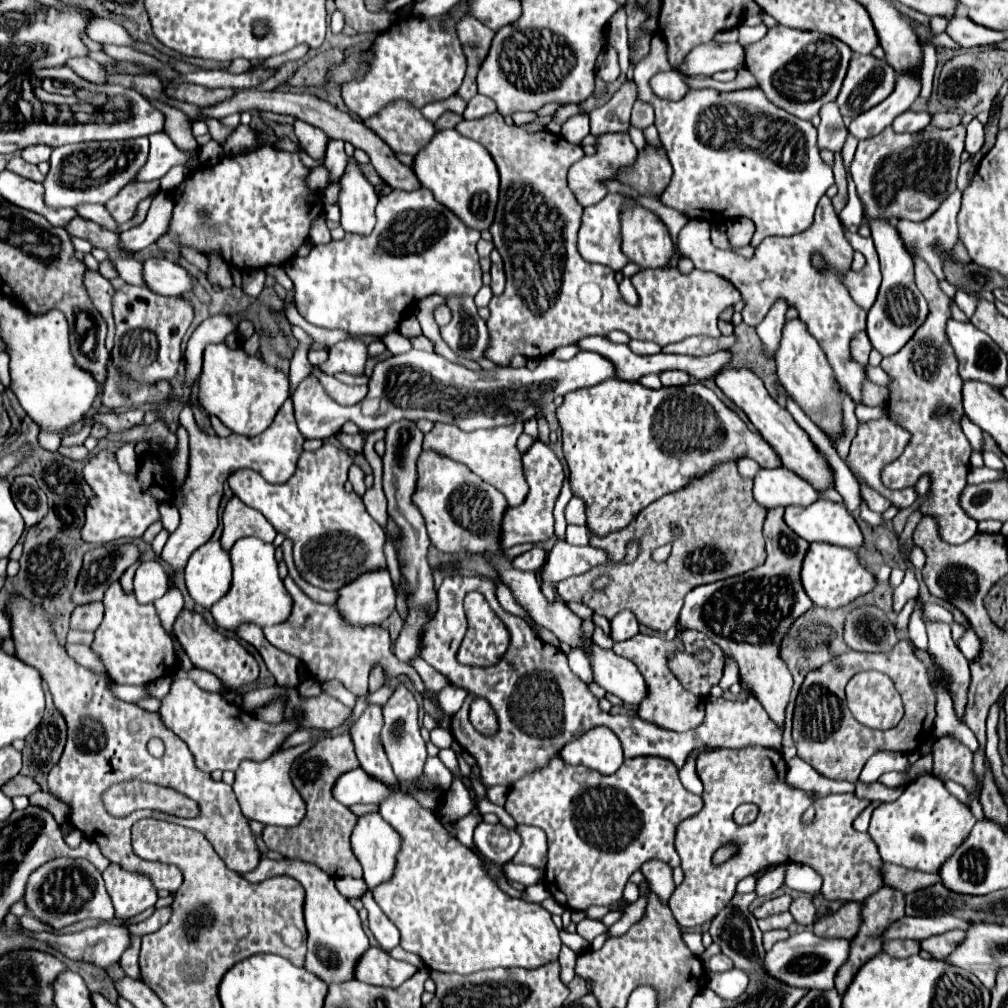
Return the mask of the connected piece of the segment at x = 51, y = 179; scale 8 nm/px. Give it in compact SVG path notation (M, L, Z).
M148 140L82 142L56 146L50 156L50 172L44 178L44 202L50 208L76 208L80 204L106 204L126 184L134 182L148 160Z

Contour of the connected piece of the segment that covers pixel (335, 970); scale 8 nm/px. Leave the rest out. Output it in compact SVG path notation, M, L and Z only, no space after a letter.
M262 856L258 866L252 872L242 874L242 878L246 878L248 882L262 882L270 876L280 876L280 874L288 874L300 880L300 884L306 890L304 918L308 928L308 954L306 954L304 968L312 972L314 976L318 976L320 980L324 980L326 984L342 984L342 982L354 980L358 960L370 948L370 942L362 930L358 910L350 904L346 896L342 896L336 890L332 876L328 876L320 868L302 860L300 862L298 860L270 860Z

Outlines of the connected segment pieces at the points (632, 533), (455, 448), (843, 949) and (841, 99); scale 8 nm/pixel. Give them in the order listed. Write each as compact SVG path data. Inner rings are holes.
M720 464L714 468L714 474L704 476L704 480L696 480L696 484L684 488L684 492L664 496L656 500L656 504L644 508L644 512L640 512L640 516L636 516L624 532L616 532L600 540L600 546L610 552L612 564L592 568L592 572L560 582L558 594L564 602L582 602L608 620L622 610L630 610L640 624L664 634L676 624L672 618L678 616L684 596L692 588L744 574L764 564L764 518L766 508L756 504L752 496L752 480L742 478L736 464ZM674 524L682 530L680 536L672 534ZM632 540L640 544L640 554L634 562L626 564L624 556ZM662 544L670 544L672 554L666 564L654 564L650 554ZM600 576L608 576L610 582L606 588L596 590L592 582Z
M436 422L434 428L424 436L424 450L436 450L436 452L442 452L444 456L450 456L452 460L464 462L472 472L482 476L482 480L498 488L506 496L510 506L516 506L516 504L522 504L524 496L528 494L520 452L516 448L516 440L520 434L522 434L522 422L488 428L488 430L474 430L474 432L464 432L454 424Z
M804 930L800 934L790 936L788 940L776 942L770 952L766 952L764 958L764 968L768 972L774 972L776 978L784 980L786 984L792 986L802 986L802 988L818 988L818 990L830 990L834 984L834 976L838 968L848 960L850 956L850 938L824 938L816 936L810 930Z
M854 56L850 60L842 90L836 98L842 116L858 116L880 104L894 90L896 72L886 60Z

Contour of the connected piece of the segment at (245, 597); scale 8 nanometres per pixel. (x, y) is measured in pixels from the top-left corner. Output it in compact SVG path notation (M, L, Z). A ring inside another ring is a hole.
M256 538L238 540L232 546L230 560L234 568L234 580L228 594L212 606L212 616L216 624L226 630L238 630L238 626L242 624L256 624L264 628L264 626L278 626L286 622L292 612L292 598L278 576L274 546L264 544L262 540Z

